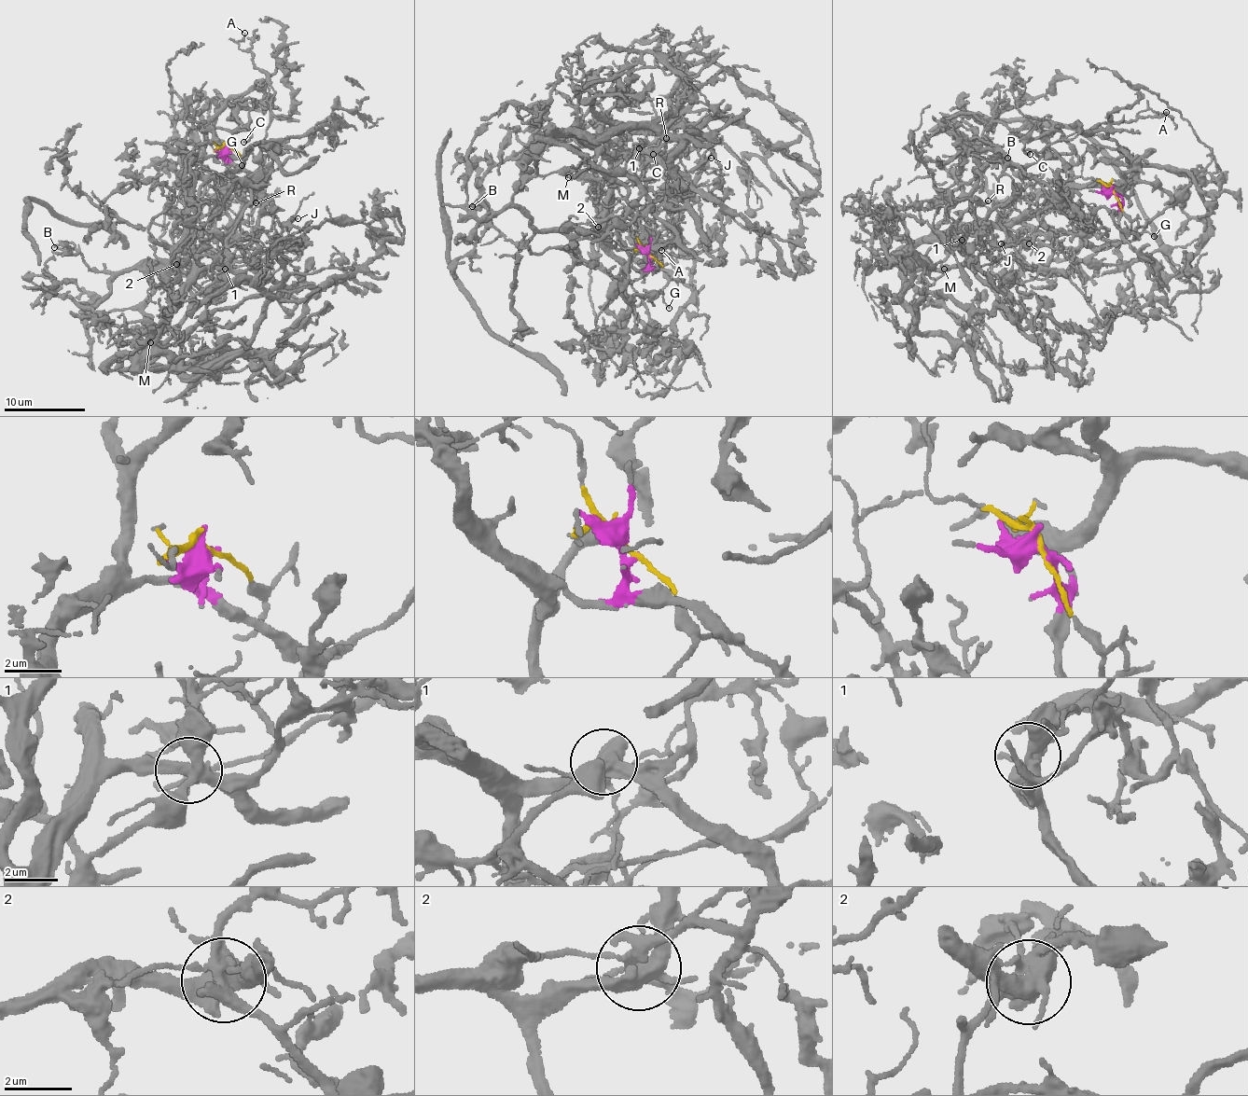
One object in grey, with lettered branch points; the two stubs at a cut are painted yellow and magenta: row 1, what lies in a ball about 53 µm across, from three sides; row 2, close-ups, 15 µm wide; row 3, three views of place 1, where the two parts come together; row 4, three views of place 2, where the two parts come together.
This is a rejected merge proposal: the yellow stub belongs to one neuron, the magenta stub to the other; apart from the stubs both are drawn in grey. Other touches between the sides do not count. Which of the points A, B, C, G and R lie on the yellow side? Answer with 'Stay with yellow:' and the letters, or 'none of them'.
Stay with yellow: A, G

